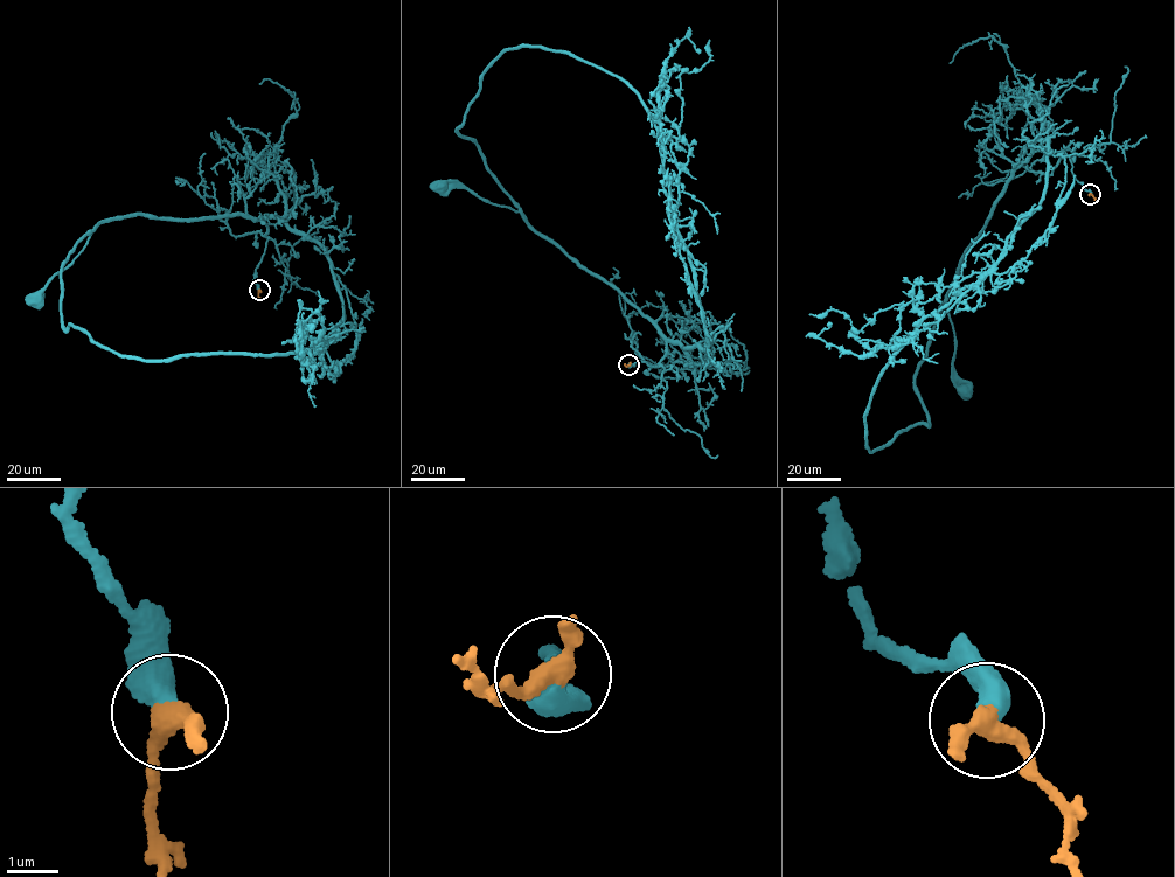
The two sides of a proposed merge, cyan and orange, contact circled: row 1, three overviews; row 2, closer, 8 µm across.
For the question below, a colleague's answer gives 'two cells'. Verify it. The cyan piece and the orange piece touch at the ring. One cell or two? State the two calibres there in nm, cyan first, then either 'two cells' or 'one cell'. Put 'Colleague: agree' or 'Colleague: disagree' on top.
Colleague: disagree
440 nm thick on the cyan side, 340 nm on the other; one cell

